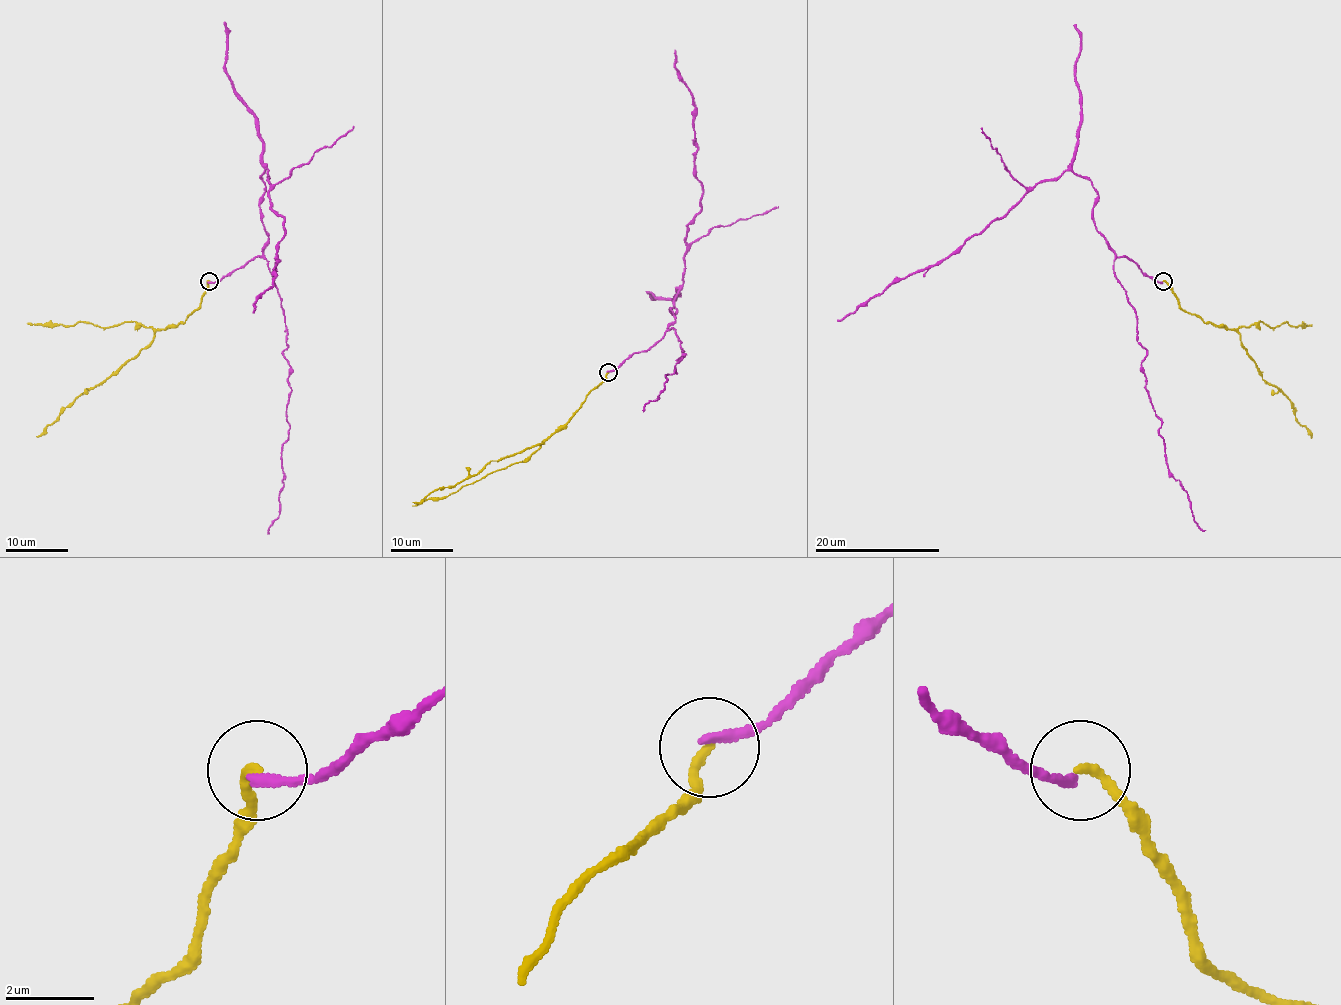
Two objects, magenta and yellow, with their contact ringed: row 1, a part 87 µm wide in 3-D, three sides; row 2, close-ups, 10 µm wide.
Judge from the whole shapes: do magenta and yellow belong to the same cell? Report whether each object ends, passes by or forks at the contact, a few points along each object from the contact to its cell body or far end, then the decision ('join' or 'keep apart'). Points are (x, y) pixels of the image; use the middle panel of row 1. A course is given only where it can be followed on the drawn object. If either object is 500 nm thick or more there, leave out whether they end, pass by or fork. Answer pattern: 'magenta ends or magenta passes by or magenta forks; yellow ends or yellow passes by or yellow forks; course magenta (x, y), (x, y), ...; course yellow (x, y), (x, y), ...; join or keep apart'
magenta ends; yellow ends; course magenta (608, 371), (675, 322), (687, 224), (700, 210), (693, 97), (675, 49); course yellow (608, 373), (575, 414), (543, 443), (490, 461), (475, 475), (412, 502); join

